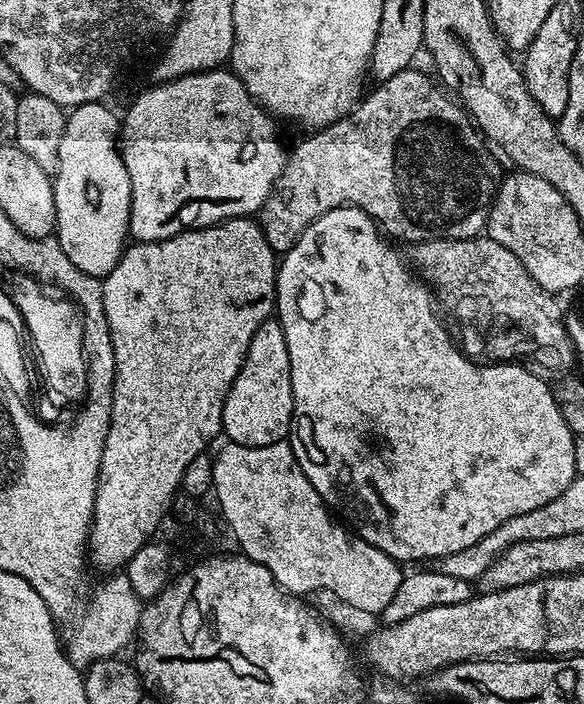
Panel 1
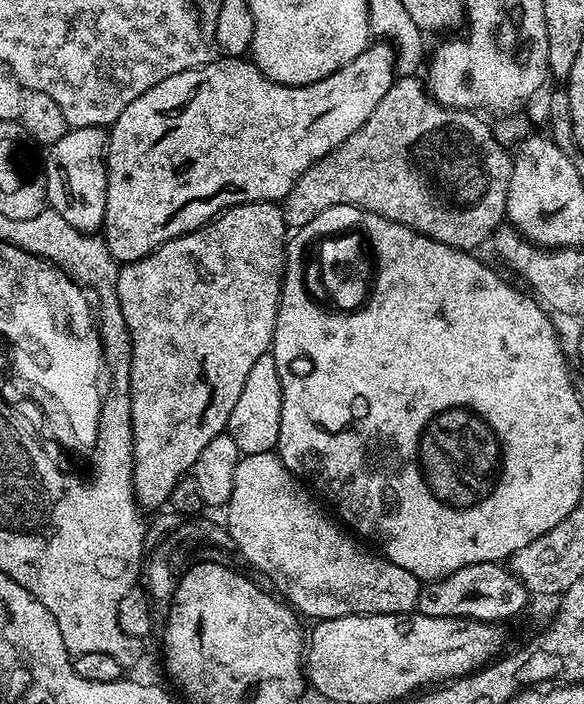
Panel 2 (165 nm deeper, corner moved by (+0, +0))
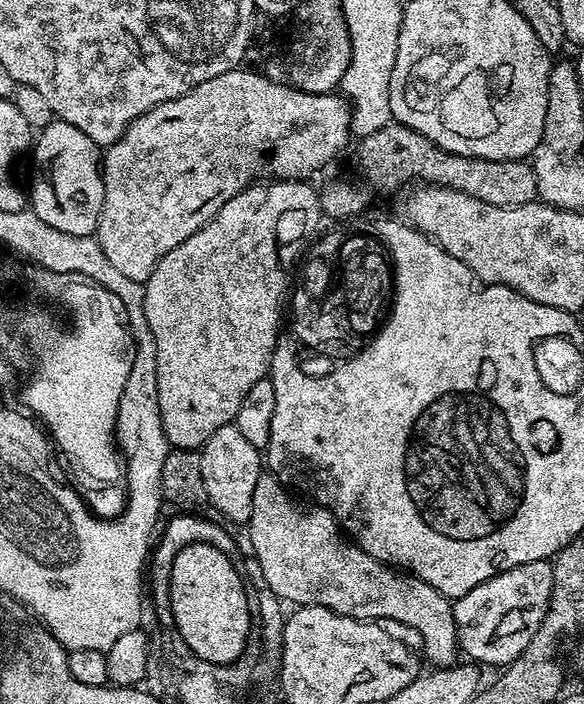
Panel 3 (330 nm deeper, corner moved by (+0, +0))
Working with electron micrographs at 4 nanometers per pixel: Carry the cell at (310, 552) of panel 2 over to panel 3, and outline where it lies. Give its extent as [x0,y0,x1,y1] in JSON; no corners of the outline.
[248,474,458,668]

